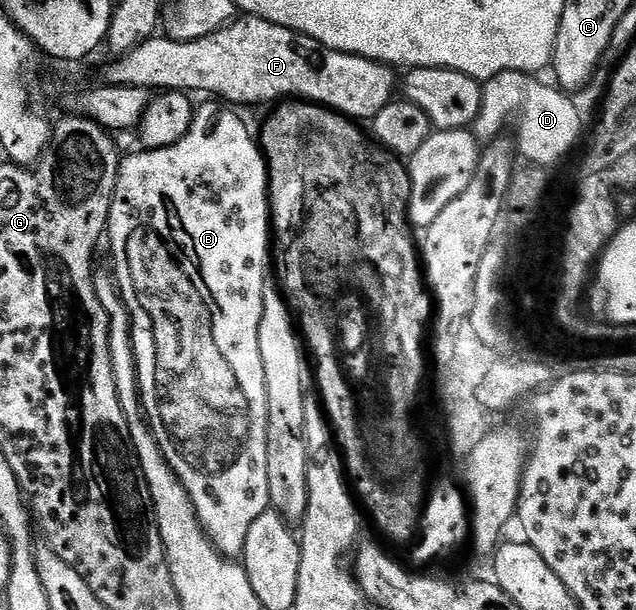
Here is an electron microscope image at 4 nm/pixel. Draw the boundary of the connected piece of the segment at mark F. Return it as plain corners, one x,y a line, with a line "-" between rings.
238,16
219,32
203,36
203,40
176,42
164,36
154,36
136,46
131,52
114,57
112,61
105,70
104,85
130,86
150,92
198,90
199,93
205,94
201,96
212,96
237,108
261,106
264,102
277,104
282,100
304,100
325,106
329,110
336,110
346,118
372,120
395,98
394,67
363,56
332,50
319,44
319,40
311,36
256,16

